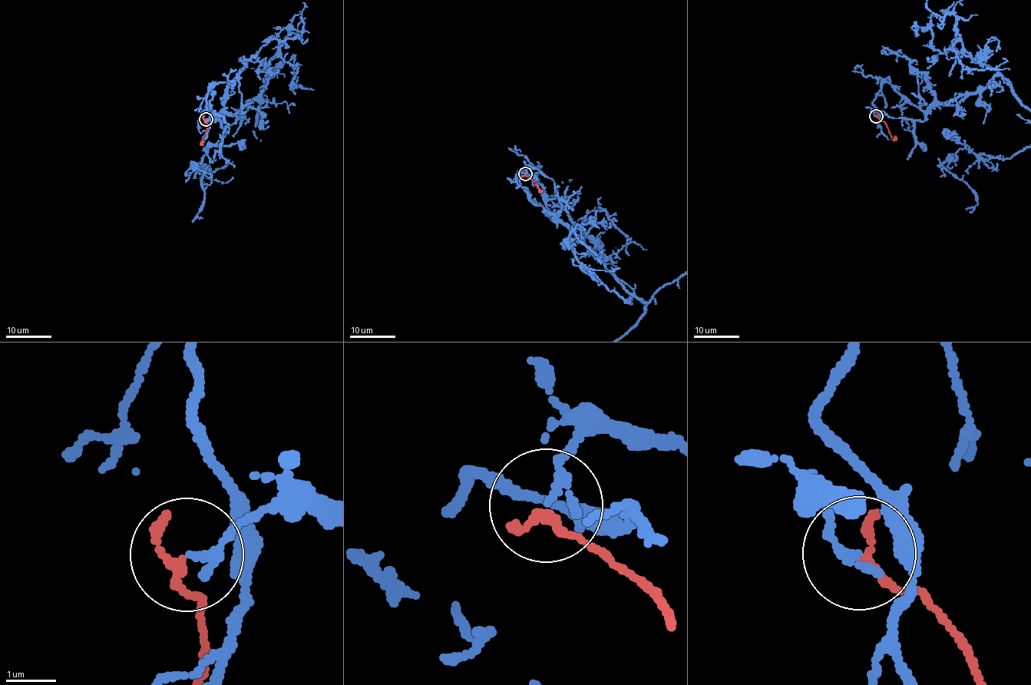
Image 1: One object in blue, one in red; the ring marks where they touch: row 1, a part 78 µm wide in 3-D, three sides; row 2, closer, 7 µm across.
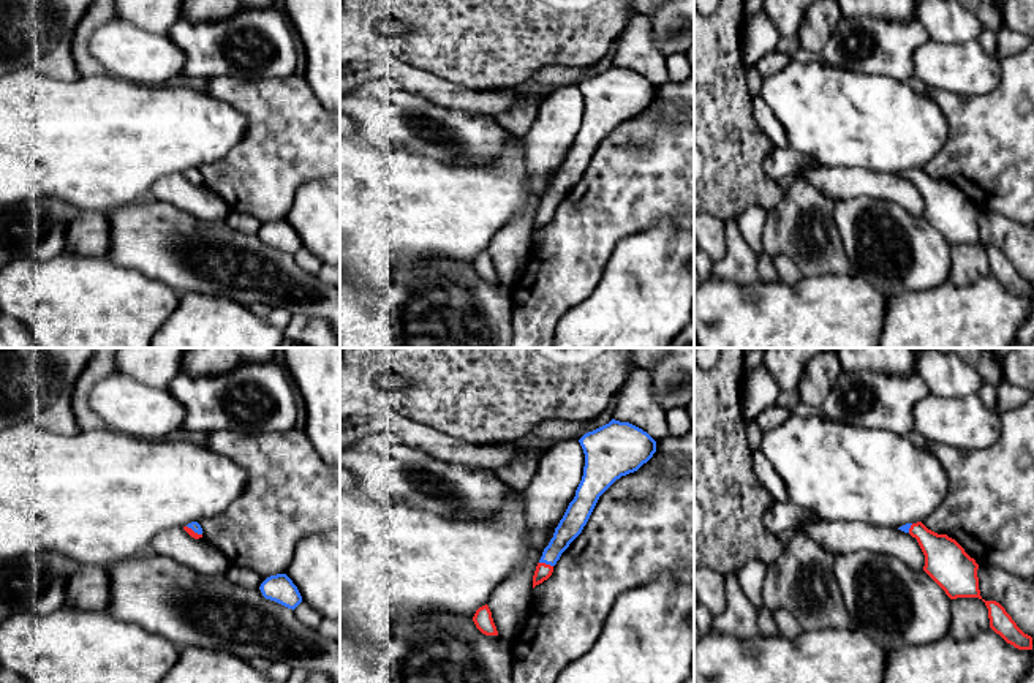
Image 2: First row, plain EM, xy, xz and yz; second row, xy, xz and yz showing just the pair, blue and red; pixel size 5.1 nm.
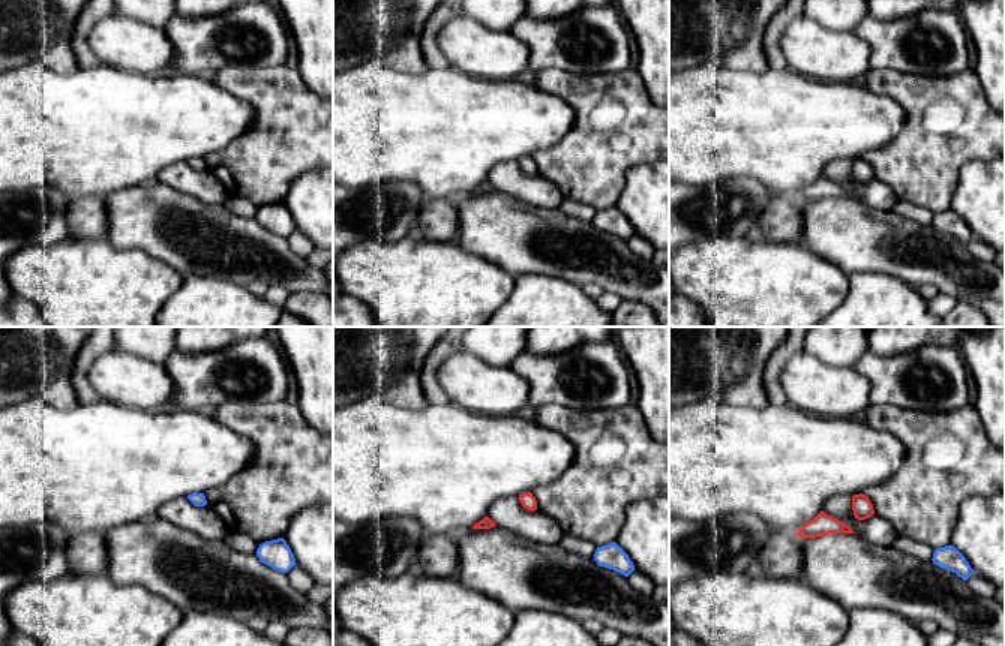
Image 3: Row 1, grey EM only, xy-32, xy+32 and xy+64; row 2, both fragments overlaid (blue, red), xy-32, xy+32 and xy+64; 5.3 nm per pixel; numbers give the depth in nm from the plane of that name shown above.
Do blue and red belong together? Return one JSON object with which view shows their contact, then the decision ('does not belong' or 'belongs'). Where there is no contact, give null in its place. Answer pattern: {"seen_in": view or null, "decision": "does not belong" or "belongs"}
{"seen_in": "xz", "decision": "belongs"}

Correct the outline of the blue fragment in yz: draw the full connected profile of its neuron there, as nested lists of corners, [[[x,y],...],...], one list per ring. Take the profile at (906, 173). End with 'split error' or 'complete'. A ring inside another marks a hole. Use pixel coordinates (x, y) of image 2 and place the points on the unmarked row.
[[[922,168],[906,169],[898,175],[917,185],[923,201],[923,217],[945,237],[950,245],[979,243],[979,210],[947,180],[928,175]]]; split error

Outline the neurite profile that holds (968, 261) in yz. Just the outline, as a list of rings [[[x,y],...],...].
[[[866,196],[844,199],[835,202],[833,215],[854,274],[885,296],[931,289],[945,280],[966,286],[990,275],[988,255],[982,245],[950,245],[923,215],[914,217],[898,204]]]

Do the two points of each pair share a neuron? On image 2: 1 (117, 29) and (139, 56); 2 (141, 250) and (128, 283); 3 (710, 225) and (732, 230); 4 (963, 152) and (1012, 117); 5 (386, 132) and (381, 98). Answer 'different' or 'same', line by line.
1: same
2: different
3: different
4: same
5: same

